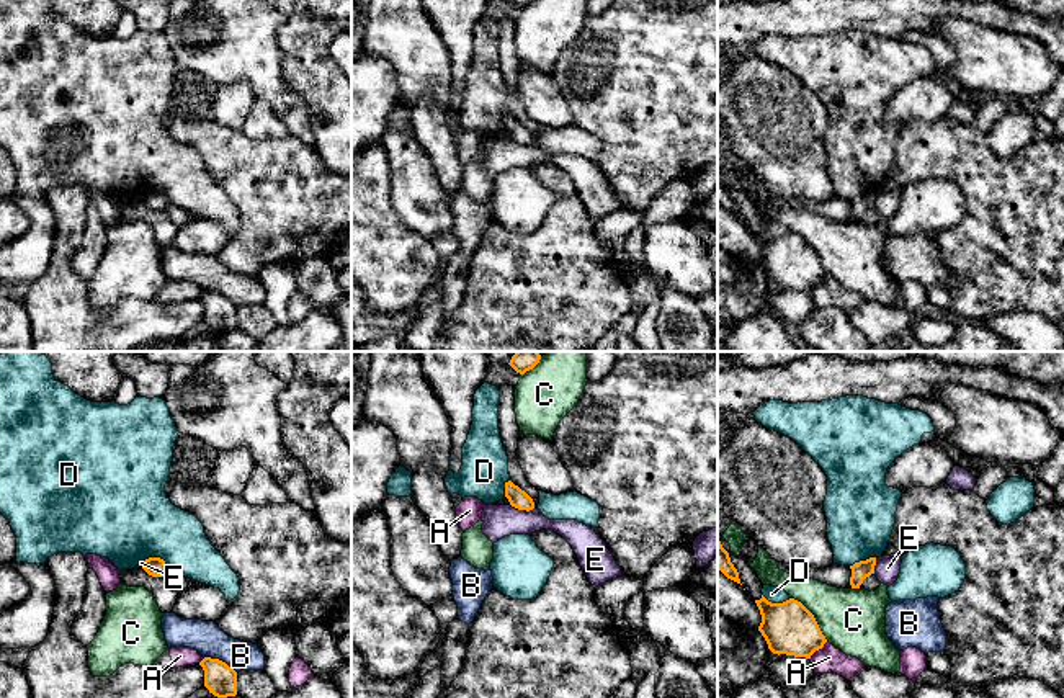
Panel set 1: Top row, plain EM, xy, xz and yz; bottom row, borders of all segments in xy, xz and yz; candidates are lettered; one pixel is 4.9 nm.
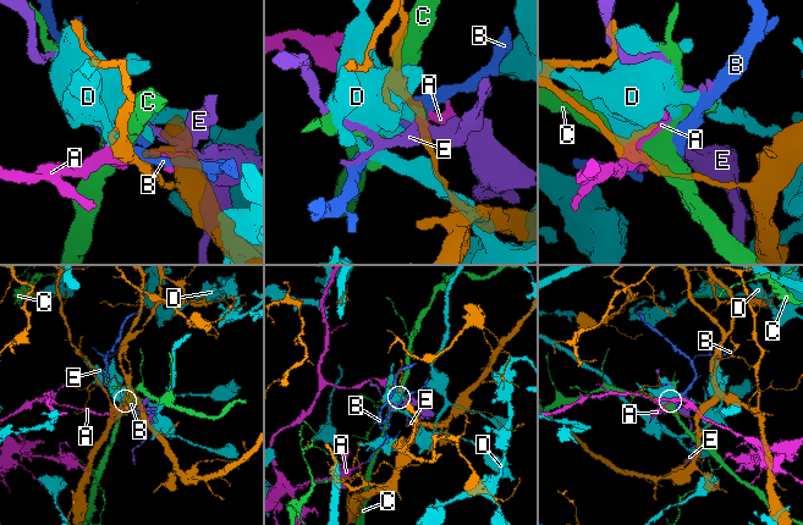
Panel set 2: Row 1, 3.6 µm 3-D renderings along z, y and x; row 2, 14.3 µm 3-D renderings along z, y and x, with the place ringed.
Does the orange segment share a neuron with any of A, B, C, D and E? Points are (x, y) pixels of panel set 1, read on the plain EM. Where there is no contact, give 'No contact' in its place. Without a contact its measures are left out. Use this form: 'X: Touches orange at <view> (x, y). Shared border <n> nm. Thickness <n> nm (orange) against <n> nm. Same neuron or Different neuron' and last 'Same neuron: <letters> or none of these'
A: Touches orange at yz (818, 283). Shared border 130 nm. Thickness 260 nm (orange) against 120 nm. Different neuron
B: Touches orange at xy (221, 295). Shared border 180 nm. Thickness 160 nm (orange) against 160 nm. Different neuron
C: Touches orange at yz (813, 250). Shared border 280 nm. Thickness 260 nm (orange) against 320 nm. Different neuron
D: Touches orange at xy (157, 192). Shared border 140 nm. Thickness 100 nm (orange) against 440 nm. Different neuron
E: Touches orange at xz (522, 143). Shared border 120 nm. Thickness 90 nm (orange) against 160 nm. Different neuron
Same neuron: none of these

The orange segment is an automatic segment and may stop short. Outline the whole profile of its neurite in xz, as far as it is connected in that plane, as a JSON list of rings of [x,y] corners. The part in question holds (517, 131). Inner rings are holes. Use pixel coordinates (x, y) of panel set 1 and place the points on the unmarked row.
[[[512,114],[505,116],[505,131],[508,132],[510,139],[518,144],[530,145],[534,142],[533,132]]]

